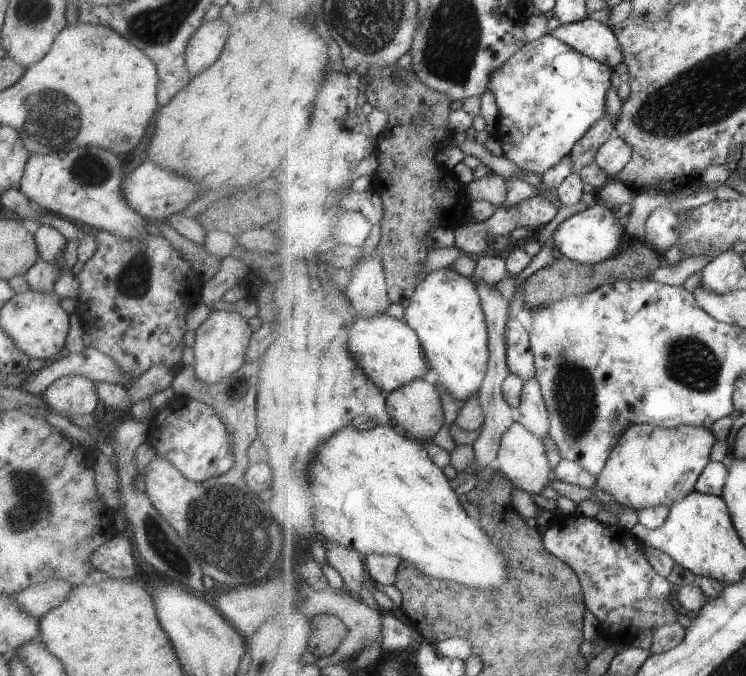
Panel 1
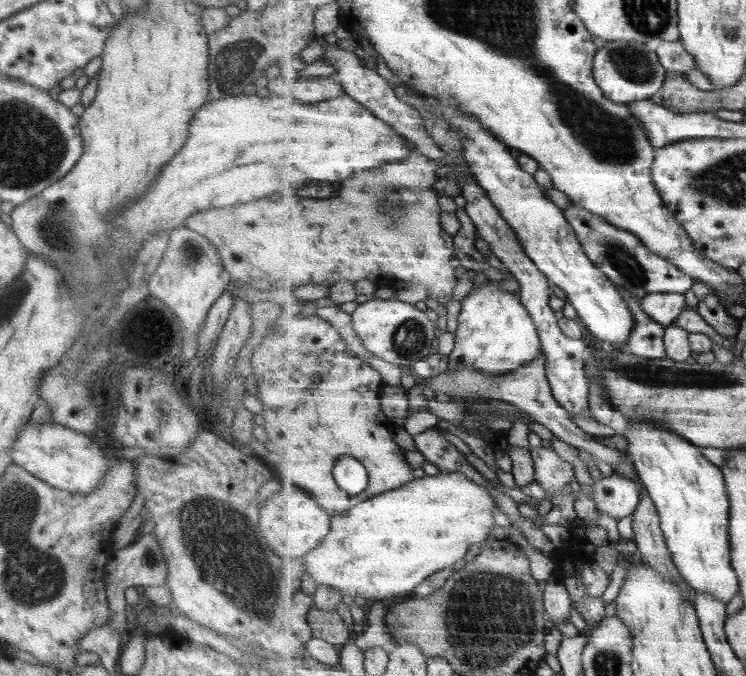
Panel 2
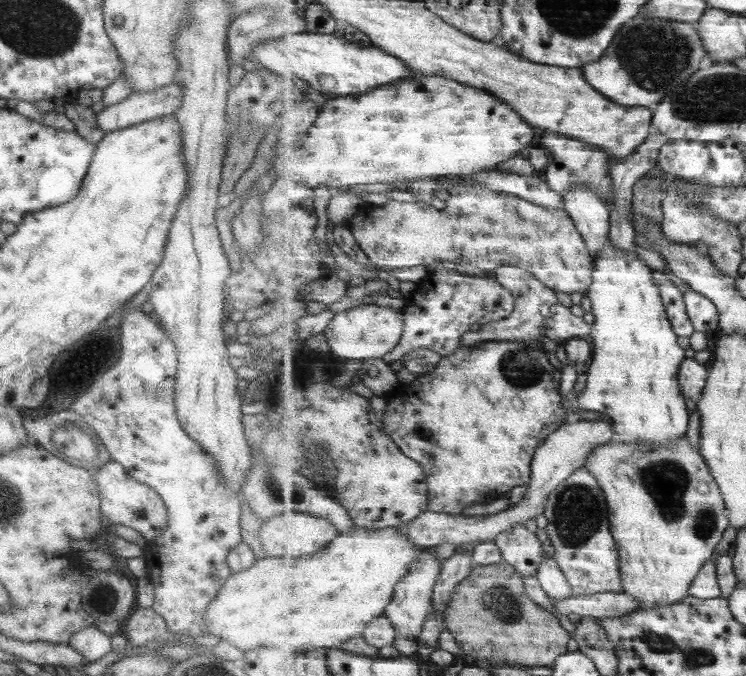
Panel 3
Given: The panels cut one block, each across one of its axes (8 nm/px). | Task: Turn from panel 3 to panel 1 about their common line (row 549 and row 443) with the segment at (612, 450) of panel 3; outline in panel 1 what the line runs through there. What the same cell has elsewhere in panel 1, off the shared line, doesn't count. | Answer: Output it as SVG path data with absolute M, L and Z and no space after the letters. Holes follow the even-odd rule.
M632 425L622 434L597 484L622 507L633 508L636 512L660 505L671 508L675 502L680 502L696 490L699 478L712 462L711 456L717 442L716 433L703 426Z

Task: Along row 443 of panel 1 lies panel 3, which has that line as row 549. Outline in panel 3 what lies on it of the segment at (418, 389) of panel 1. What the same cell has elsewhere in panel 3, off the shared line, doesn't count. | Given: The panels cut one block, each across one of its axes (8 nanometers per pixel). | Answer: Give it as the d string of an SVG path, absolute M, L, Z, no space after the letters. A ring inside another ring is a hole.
M423 549L422 554L418 556L418 561L414 563L410 574L407 574L406 578L403 578L402 582L396 586L394 598L387 607L386 615L397 629L397 634L413 637L417 641L425 629L423 625L426 624L427 617L430 616L434 587L441 575L442 563L433 554L429 554L427 549Z

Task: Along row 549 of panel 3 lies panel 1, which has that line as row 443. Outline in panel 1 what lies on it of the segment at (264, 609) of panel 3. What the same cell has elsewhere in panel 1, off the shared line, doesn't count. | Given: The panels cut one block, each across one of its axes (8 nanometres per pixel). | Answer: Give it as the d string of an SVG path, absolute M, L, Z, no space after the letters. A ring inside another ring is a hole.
M351 424L331 436L318 450L312 490L316 496L316 527L319 526L318 534L324 542L347 546L358 551L365 560L373 554L395 556L415 566L423 575L455 580L469 588L497 590L505 584L509 578L509 562L489 540L481 523L467 514L462 504L464 497L454 490L443 468L431 460L423 442L391 425L376 425L369 431L361 431Z

